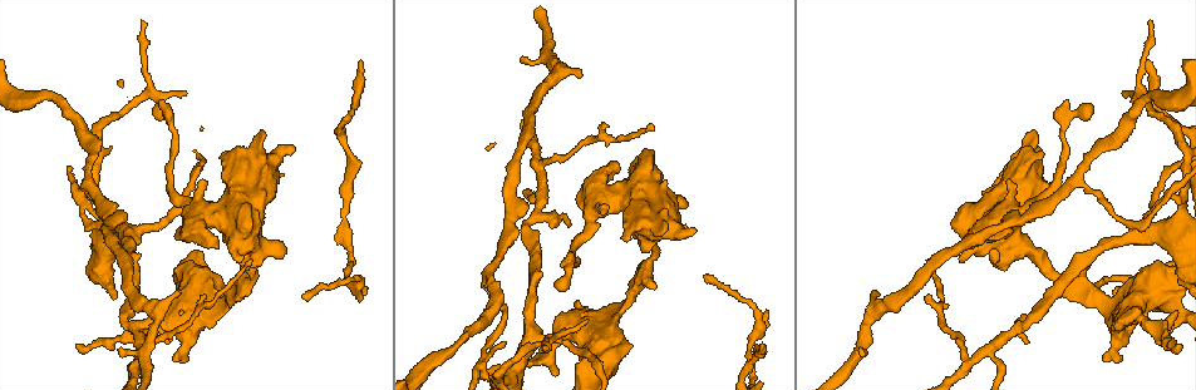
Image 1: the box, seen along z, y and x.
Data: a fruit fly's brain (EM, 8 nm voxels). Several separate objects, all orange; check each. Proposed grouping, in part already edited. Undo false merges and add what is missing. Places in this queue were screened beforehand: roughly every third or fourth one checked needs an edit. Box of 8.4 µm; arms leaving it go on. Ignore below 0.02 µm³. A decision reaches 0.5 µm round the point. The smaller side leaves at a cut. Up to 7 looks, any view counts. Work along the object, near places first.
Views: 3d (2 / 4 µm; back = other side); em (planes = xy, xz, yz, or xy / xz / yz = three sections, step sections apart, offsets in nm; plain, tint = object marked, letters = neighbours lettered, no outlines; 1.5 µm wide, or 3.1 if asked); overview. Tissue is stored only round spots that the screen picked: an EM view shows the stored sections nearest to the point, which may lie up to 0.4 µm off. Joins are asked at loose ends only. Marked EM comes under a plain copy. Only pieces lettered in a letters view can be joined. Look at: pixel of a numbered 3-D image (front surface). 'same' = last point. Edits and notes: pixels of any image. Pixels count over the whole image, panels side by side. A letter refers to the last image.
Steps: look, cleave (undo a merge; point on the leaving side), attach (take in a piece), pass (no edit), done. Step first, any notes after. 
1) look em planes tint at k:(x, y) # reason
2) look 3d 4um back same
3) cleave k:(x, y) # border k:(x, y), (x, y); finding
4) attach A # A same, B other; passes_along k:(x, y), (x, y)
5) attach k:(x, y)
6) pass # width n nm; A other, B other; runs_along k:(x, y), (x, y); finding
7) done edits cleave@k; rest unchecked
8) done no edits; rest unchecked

look em yz step 4 letters at 1:(81, 199) # four-way junction

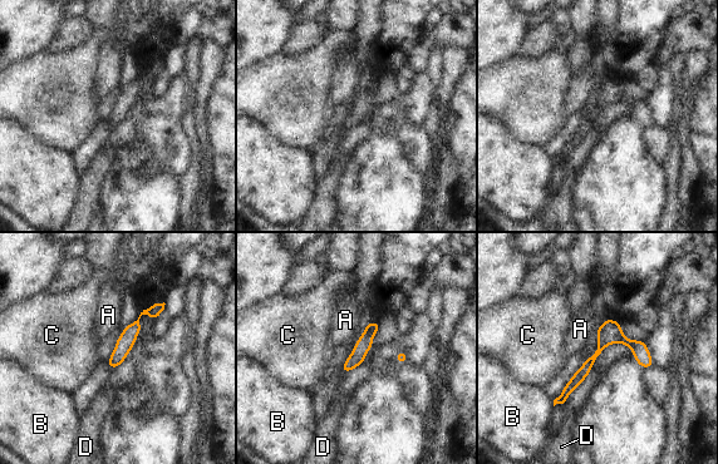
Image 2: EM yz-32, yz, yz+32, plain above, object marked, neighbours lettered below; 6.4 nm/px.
cleave 2:(364, 344) # longest_contact B 40 nm; A other, B other, C other, D other; part_leaving 2:(161, 306), (137, 320), (112, 364); two cells meet here

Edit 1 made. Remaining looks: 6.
look 3d 4um at 1:(173, 360) # free end

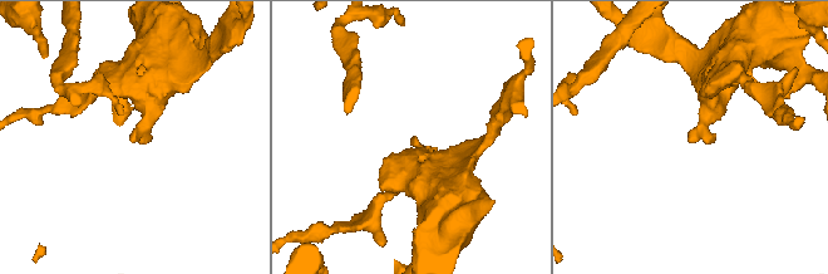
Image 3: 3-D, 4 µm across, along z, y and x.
look em planes letters at 3:(688, 141) # need the tissue

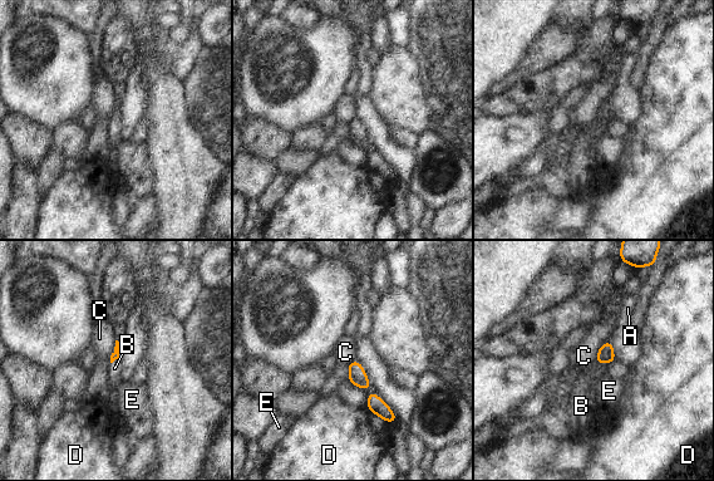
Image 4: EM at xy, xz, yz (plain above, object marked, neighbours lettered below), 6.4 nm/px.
attach B # A other, B same, C other, D other, E other; passes_along 4:(114, 356), (113, 361), (114, 368); the cell continues

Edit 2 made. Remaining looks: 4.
look 3d 2um at 1:(358, 62) # thin end

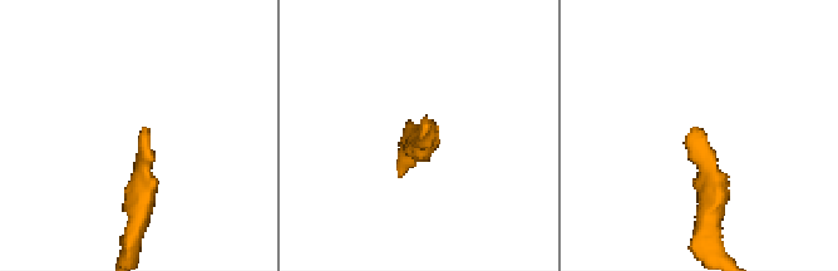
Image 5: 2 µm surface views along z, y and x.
look em xz step 8 tint at 5:(145, 127) # shape alone is not enough

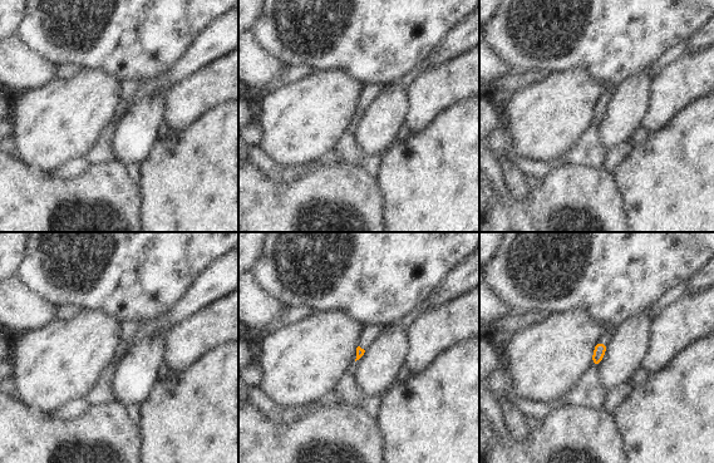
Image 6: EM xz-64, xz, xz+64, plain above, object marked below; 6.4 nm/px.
look em planes letters same # another direction

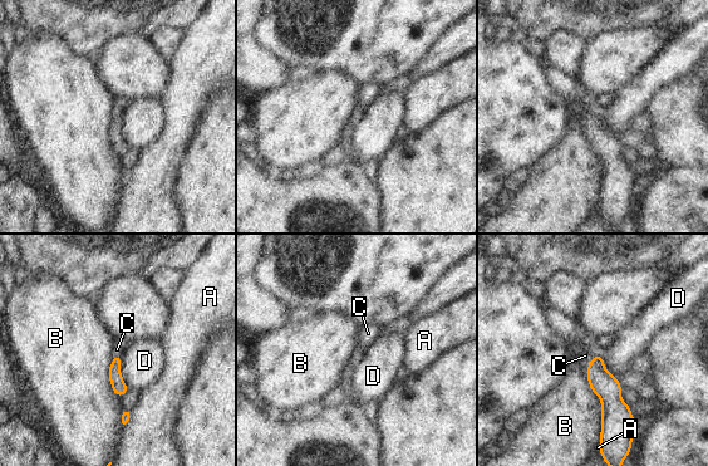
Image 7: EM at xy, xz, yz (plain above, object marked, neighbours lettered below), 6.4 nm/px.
attach C # width 90 nm; A other, B other, C same, D other; the cell continues

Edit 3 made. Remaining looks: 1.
done edits cleave@2, attach@4, attach@7; rest unchecked

